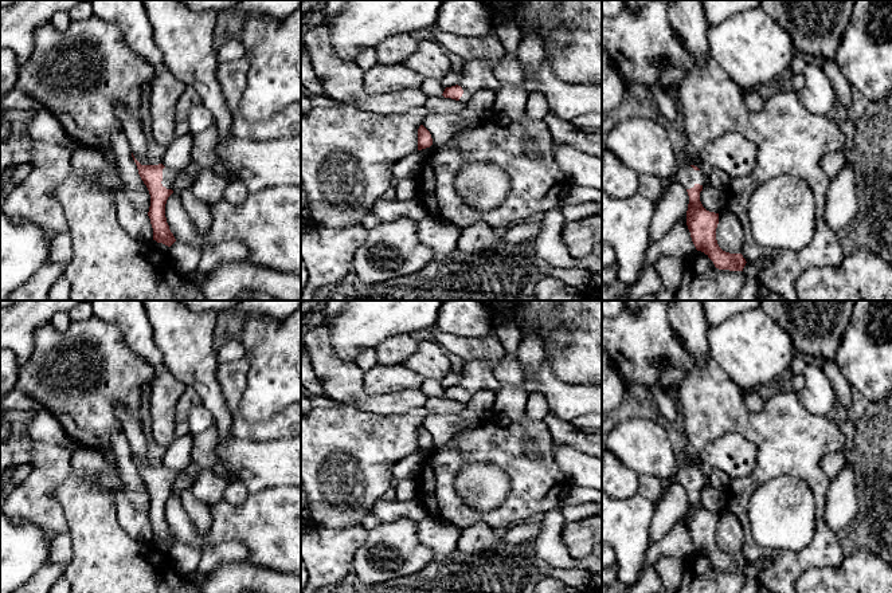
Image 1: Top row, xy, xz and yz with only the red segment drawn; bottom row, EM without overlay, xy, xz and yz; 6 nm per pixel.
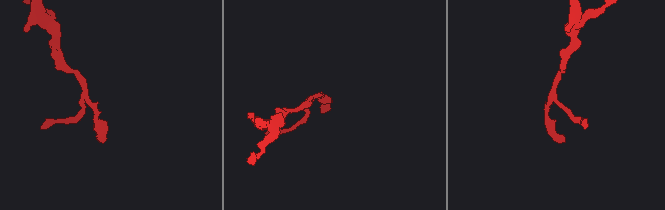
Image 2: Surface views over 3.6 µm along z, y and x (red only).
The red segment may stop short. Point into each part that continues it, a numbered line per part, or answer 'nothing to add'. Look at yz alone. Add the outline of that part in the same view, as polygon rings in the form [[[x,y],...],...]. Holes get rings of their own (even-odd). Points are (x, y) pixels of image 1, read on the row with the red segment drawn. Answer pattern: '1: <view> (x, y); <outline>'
1: yz (642, 144); [[[617,118],[606,137],[606,145],[626,166],[638,174],[649,174],[672,182],[681,182],[686,189],[696,184],[704,185],[705,176],[701,170],[695,170],[690,165],[680,165],[676,161],[673,146],[665,127],[649,118]]]

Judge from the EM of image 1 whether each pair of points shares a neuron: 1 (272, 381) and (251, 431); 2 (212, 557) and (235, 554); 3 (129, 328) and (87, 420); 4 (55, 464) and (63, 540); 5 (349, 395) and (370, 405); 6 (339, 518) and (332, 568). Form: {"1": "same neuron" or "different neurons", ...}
{"1": "different neurons", "2": "same neuron", "3": "different neurons", "4": "different neurons", "5": "same neuron", "6": "different neurons"}

